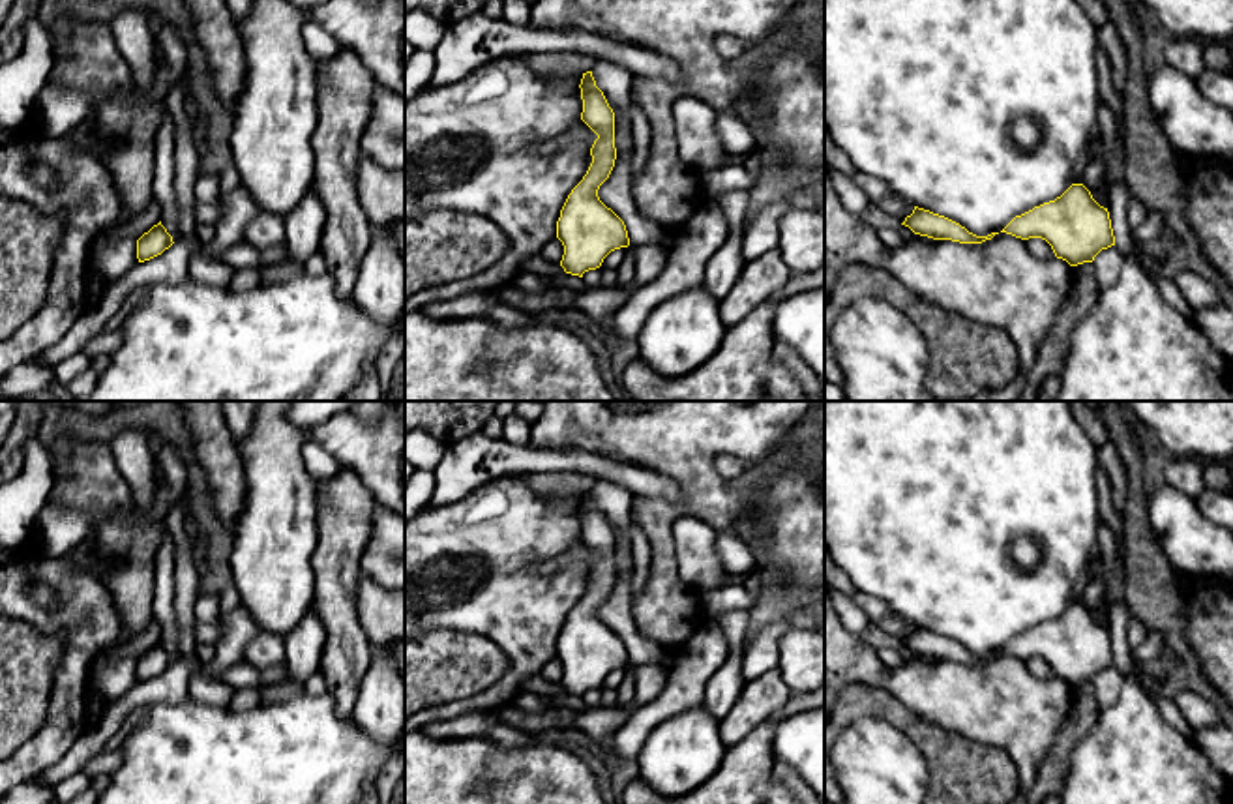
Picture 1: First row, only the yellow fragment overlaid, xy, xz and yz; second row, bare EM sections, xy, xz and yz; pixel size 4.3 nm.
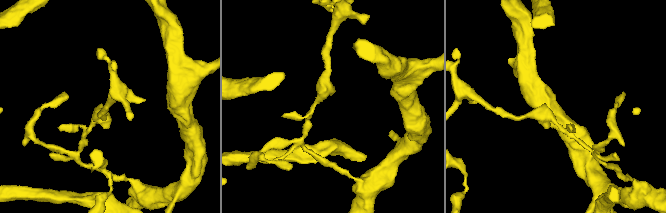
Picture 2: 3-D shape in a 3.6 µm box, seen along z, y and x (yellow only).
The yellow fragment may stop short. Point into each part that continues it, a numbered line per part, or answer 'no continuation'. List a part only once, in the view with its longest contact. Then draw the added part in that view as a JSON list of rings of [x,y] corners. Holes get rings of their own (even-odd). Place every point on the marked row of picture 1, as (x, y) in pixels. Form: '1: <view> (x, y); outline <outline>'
no continuation

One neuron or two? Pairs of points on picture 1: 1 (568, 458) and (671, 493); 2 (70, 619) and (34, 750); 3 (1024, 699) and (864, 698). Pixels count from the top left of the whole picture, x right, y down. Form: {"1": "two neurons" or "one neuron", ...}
{"1": "one neuron", "2": "one neuron", "3": "two neurons"}

